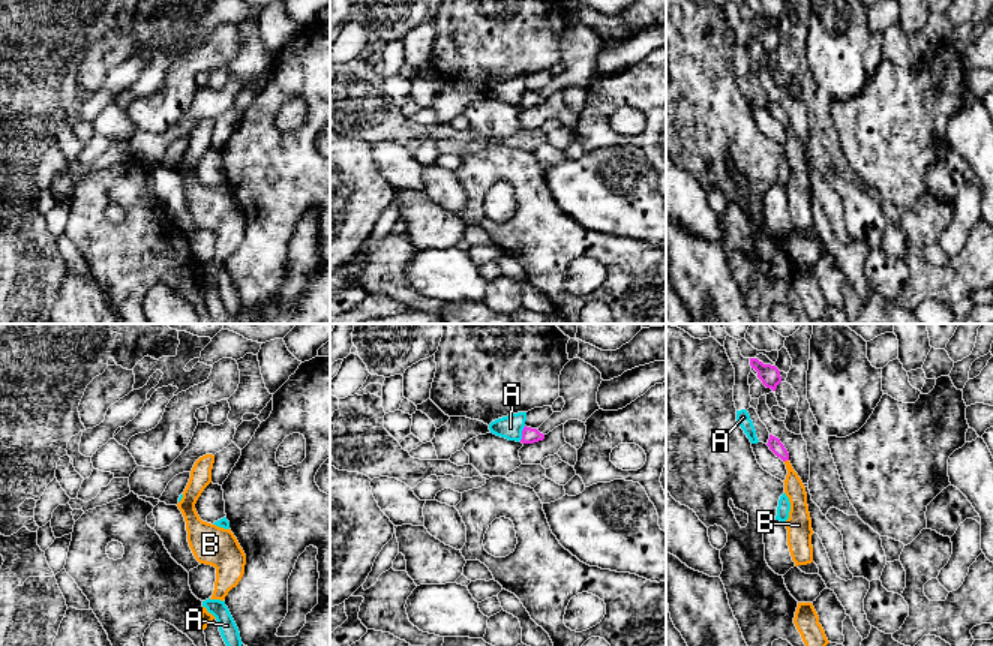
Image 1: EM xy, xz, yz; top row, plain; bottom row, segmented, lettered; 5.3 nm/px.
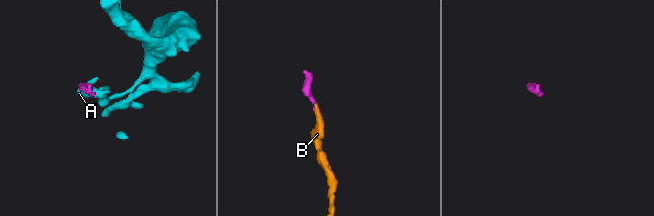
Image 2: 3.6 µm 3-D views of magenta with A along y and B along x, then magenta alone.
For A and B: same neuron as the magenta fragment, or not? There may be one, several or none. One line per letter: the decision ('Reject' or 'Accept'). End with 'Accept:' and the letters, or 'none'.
A: Reject
B: Accept
Accept: B

